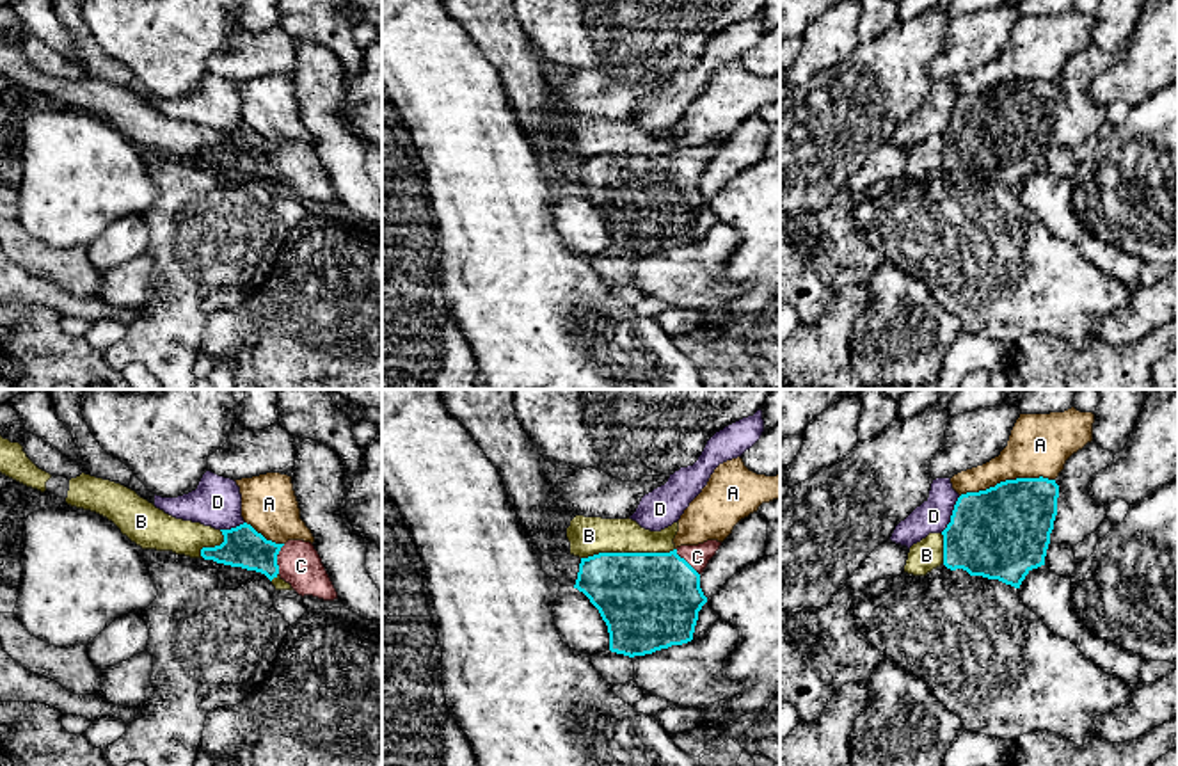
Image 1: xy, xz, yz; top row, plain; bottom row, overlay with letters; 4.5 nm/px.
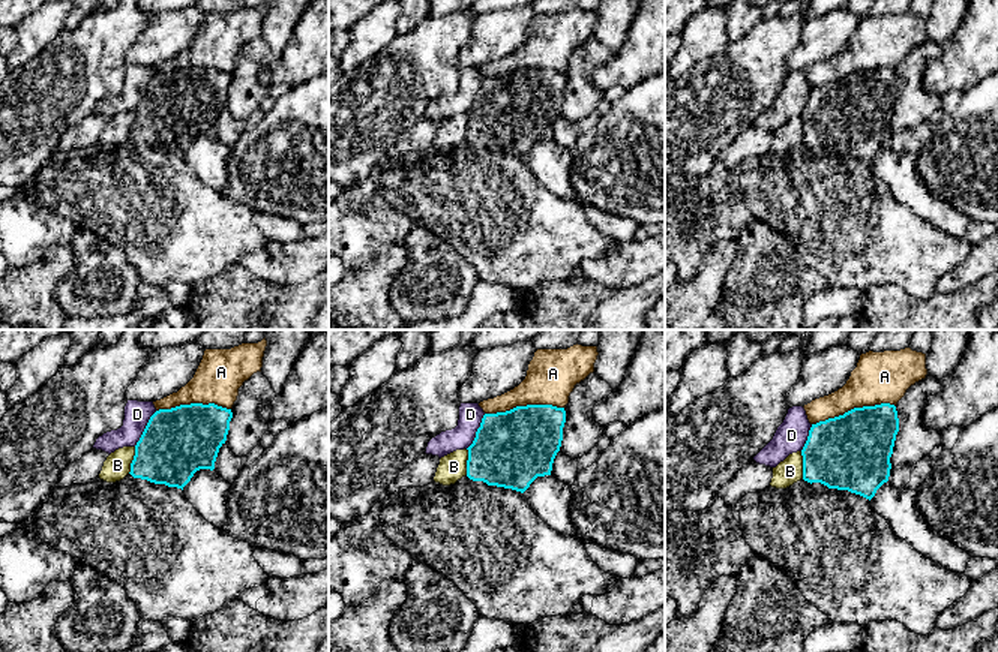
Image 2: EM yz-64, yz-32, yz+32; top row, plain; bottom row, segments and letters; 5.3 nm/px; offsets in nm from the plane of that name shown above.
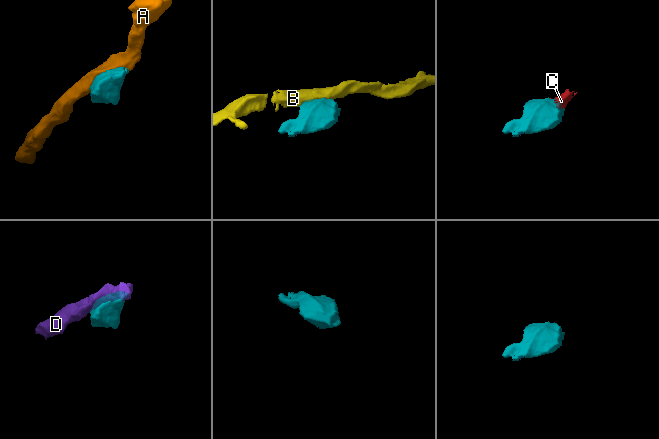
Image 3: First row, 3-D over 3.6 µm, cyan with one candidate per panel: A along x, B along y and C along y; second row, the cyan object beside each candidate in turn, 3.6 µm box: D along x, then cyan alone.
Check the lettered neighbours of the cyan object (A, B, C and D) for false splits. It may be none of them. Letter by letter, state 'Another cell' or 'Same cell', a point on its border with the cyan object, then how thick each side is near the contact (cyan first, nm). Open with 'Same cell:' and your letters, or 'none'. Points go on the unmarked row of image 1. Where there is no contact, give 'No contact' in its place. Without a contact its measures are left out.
Same cell: C
A: Another cell. Touches cyan at yz (1006, 82). Thickness 420 nm (cyan) against 280 nm
B: Another cell. Touches cyan at xz (628, 155). Thickness 440 nm (cyan) against 180 nm
C: Same cell. Touches cyan at xy (276, 160). Thickness 180 nm (cyan) against 190 nm
D: Another cell. Touches cyan at yz (953, 116). Thickness 420 nm (cyan) against 150 nm

